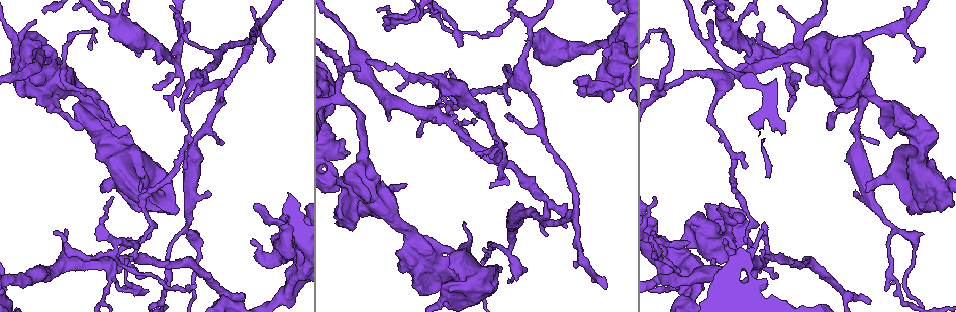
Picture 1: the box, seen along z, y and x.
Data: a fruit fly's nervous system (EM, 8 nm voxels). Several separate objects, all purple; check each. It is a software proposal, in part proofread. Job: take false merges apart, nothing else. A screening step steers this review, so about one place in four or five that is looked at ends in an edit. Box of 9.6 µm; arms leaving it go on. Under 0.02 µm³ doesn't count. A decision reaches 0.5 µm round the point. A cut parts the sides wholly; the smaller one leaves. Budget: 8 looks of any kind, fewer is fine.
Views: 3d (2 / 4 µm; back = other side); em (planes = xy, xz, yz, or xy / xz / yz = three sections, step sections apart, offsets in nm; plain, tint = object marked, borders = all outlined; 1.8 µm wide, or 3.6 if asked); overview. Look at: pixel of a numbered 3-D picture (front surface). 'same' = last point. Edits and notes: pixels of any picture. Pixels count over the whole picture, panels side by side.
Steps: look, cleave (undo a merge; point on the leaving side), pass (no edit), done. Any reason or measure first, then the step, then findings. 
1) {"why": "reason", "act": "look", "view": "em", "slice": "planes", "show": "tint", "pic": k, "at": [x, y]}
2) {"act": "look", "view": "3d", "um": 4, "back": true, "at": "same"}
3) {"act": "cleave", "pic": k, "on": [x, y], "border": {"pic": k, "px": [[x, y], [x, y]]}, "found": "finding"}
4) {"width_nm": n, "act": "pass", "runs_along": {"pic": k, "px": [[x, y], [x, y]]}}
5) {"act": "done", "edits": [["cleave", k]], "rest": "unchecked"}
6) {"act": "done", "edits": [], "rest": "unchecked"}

{"why": "four or more arms meet", "act": "look", "view": "3d", "um": 4, "pic": 1, "at": [759, 263]}

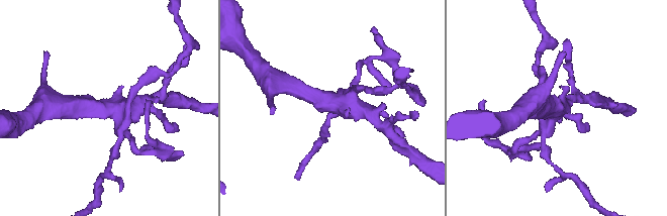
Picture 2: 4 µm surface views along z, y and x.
{"why": "now the EM", "act": "look", "view": "em", "slice": "xz", "step": 4, "show": "tint", "pic": 2, "at": [121, 108]}

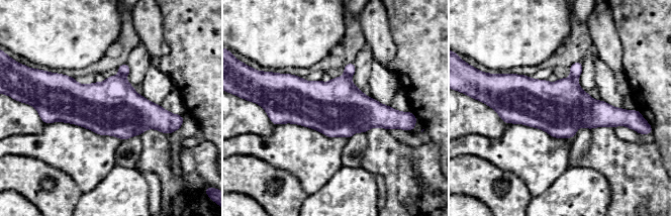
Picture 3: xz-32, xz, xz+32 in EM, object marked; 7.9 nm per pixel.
{"act": "look", "view": "em", "slice": "planes", "show": "tint", "at": "same"}

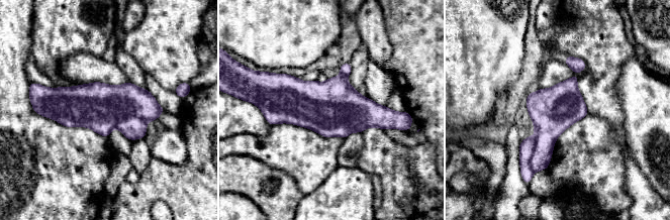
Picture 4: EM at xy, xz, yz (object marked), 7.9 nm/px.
{"act": "cleave", "pic": 4, "on": [527, 146], "found": "a second neuron is stuck on"}

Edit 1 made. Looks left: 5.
{"why": "see it whole again", "act": "look", "view": "overview"}

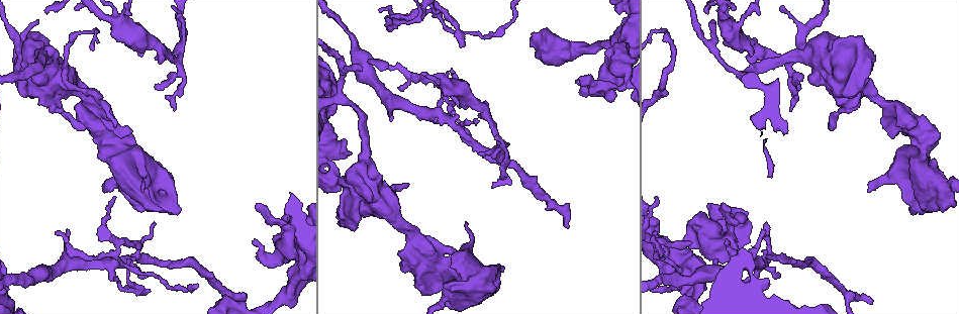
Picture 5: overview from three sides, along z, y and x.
{"why": "looks like a crossing", "act": "look", "view": "em", "slice": "planes", "show": "tint", "pic": 5, "at": [440, 16]}

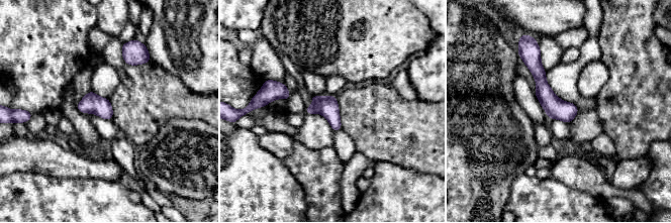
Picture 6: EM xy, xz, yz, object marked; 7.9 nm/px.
{"width_nm": 160, "act": "pass", "found": "continuous, no second neuron"}

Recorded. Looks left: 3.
{"why": "sharp bend", "act": "look", "view": "3d", "um": 4, "pic": 5, "at": [691, 245]}

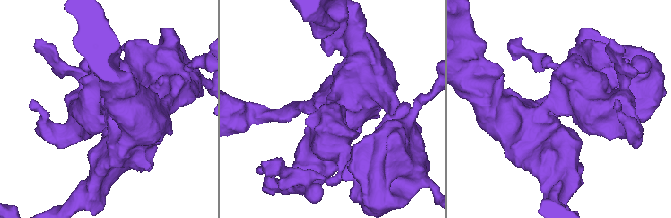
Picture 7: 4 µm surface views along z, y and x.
{"act": "look", "view": "em", "um": 3.6, "slice": "xz", "step": 4, "show": "tint", "pic": 7, "at": [558, 110]}

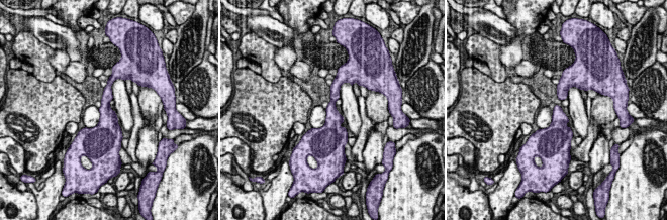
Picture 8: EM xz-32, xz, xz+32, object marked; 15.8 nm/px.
{"act": "pass", "runs_along": {"pic": 8, "px": [[338, 84], [331, 102], [331, 141]]}, "found": "all the same neuron"}

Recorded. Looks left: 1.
{"act": "done", "edits": [["cleave", 4]], "rest": "unchecked"}

